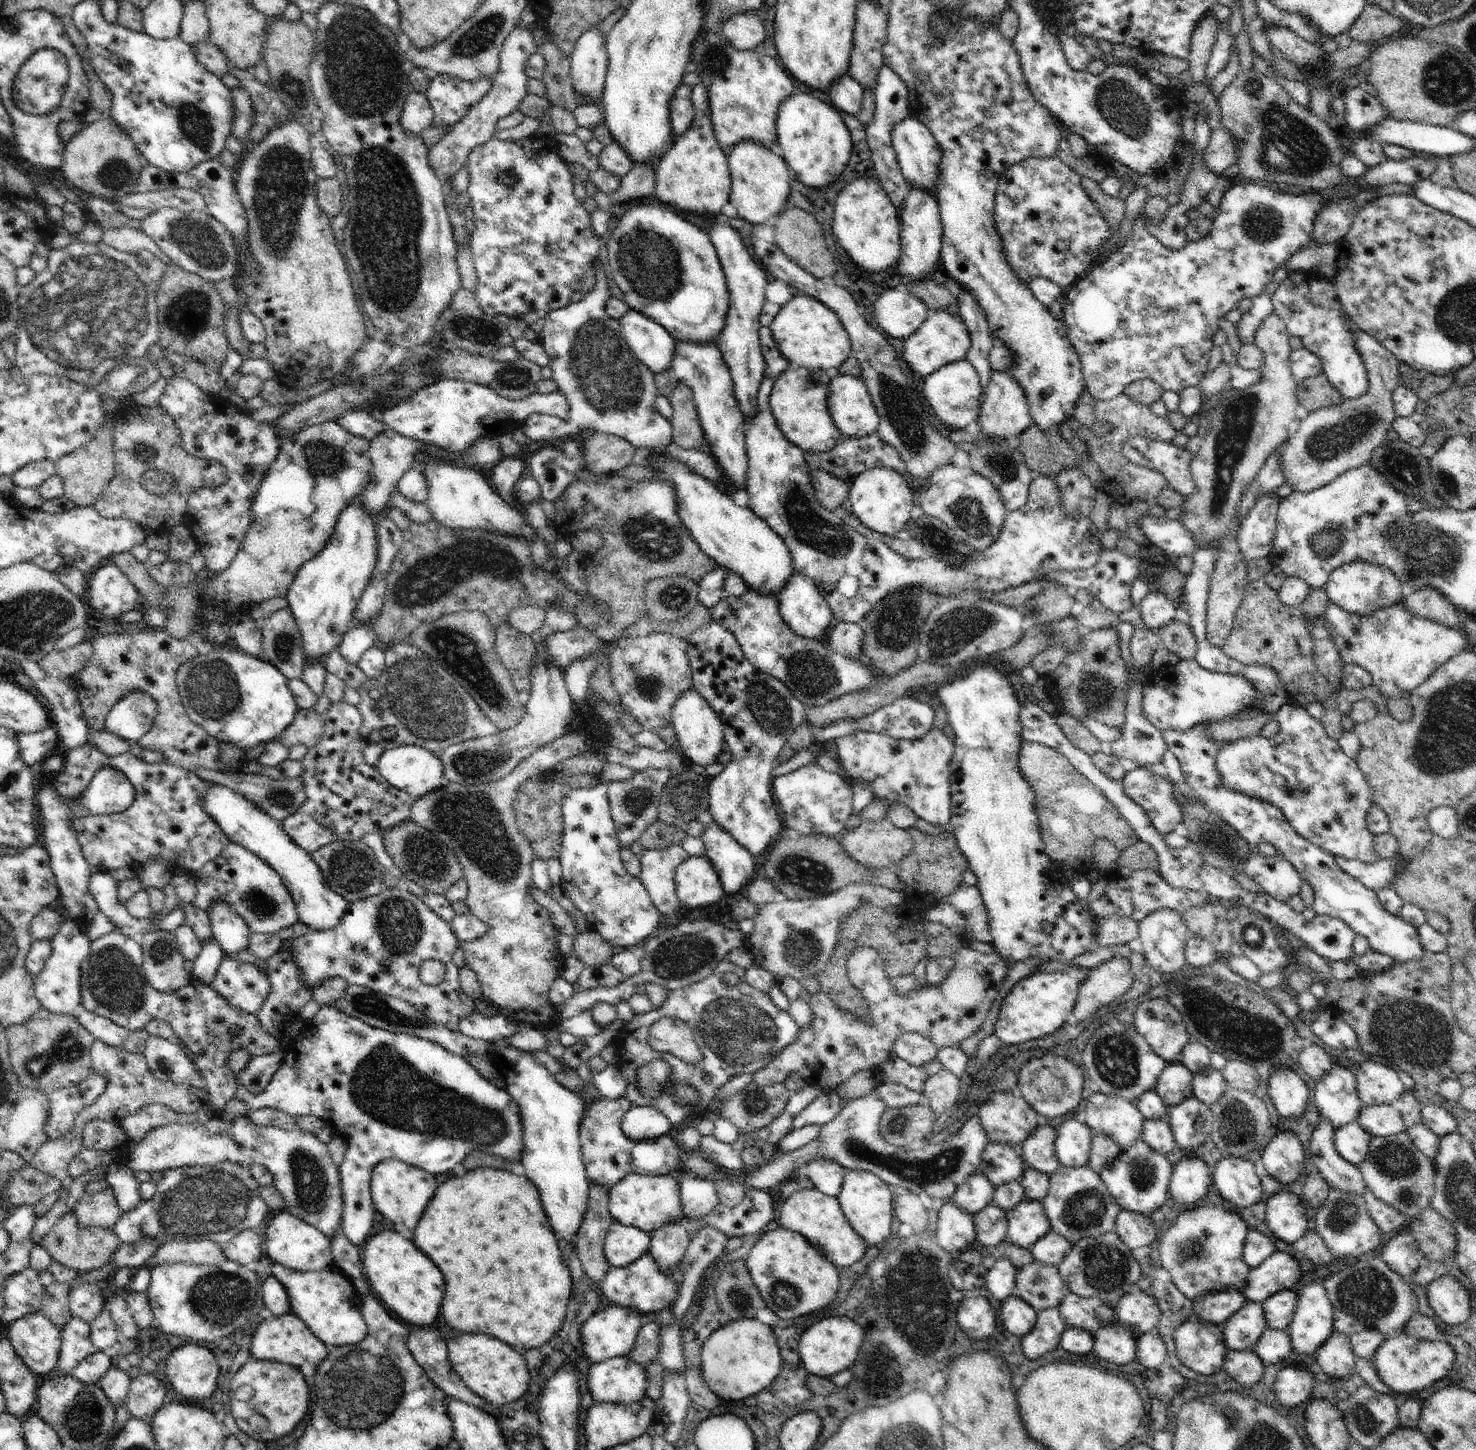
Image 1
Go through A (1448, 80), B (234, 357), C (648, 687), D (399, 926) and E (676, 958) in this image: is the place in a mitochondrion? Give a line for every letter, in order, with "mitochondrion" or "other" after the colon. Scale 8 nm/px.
A: mitochondrion
B: other
C: mitochondrion
D: mitochondrion
E: mitochondrion

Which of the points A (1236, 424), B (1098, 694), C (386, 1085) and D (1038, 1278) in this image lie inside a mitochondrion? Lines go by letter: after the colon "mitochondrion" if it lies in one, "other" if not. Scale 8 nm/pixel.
A: mitochondrion
B: mitochondrion
C: mitochondrion
D: mitochondrion

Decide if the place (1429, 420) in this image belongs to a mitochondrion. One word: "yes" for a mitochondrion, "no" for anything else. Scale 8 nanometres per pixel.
no

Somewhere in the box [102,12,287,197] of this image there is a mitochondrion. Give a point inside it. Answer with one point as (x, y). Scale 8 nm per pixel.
(196, 125)

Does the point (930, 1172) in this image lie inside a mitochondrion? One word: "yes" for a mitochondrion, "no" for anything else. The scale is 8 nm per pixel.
yes

